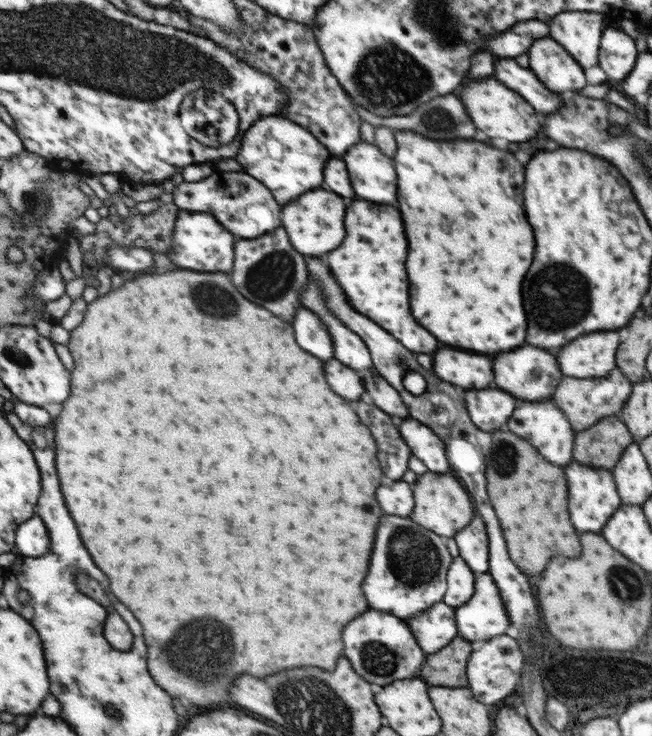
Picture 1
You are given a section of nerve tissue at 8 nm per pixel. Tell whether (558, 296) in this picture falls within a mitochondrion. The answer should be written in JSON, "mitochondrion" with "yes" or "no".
{"mitochondrion":"yes"}

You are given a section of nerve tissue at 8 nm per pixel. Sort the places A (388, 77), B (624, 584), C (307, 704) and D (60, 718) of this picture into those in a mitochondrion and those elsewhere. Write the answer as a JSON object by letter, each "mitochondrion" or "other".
{"A":"mitochondrion","B":"mitochondrion","C":"mitochondrion","D":"other"}

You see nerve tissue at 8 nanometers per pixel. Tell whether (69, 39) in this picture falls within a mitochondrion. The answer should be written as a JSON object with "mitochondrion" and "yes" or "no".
{"mitochondrion":"yes"}

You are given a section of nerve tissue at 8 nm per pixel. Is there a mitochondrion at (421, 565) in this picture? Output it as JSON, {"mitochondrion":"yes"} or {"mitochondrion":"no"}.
{"mitochondrion":"yes"}

